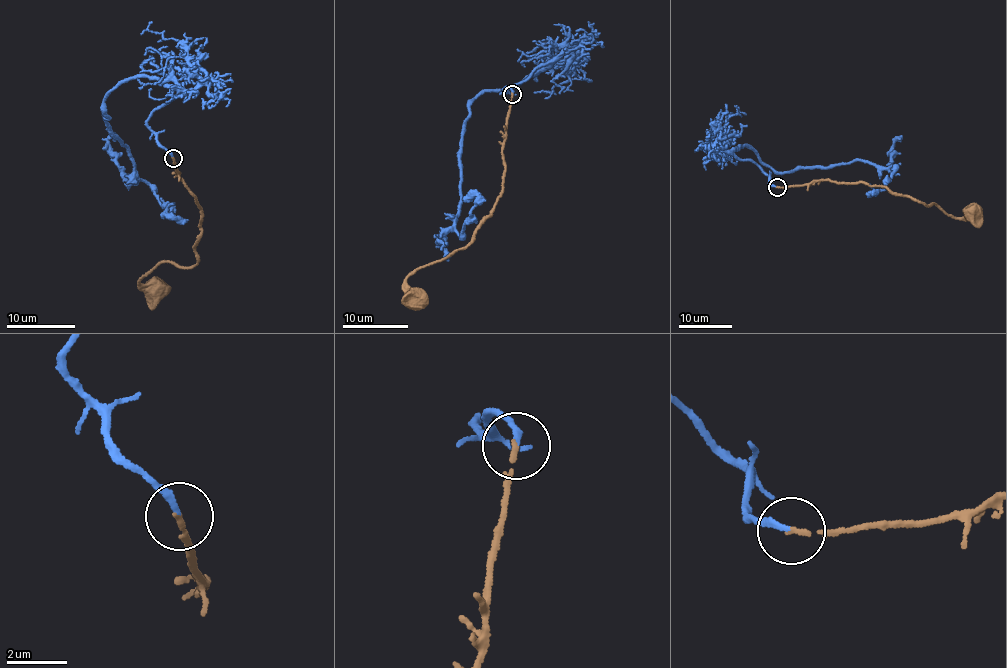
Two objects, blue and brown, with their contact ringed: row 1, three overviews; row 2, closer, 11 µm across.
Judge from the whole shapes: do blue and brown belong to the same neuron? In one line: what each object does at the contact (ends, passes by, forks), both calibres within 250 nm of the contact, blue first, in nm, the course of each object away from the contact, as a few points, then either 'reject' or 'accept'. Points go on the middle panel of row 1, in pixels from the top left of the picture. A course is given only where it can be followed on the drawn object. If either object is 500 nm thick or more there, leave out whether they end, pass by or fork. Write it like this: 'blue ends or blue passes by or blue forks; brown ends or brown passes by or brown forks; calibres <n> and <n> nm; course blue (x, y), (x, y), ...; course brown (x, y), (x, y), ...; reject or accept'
blue ends; brown ends; calibres 170 and 150 nm; course blue (512, 95), (505, 88), (547, 65), (469, 104), (459, 153), (461, 236), (476, 196), (470, 199), (479, 199); course brown (512, 95), (502, 151), (502, 194), (468, 243), (407, 277), (406, 288), (423, 308); accept

